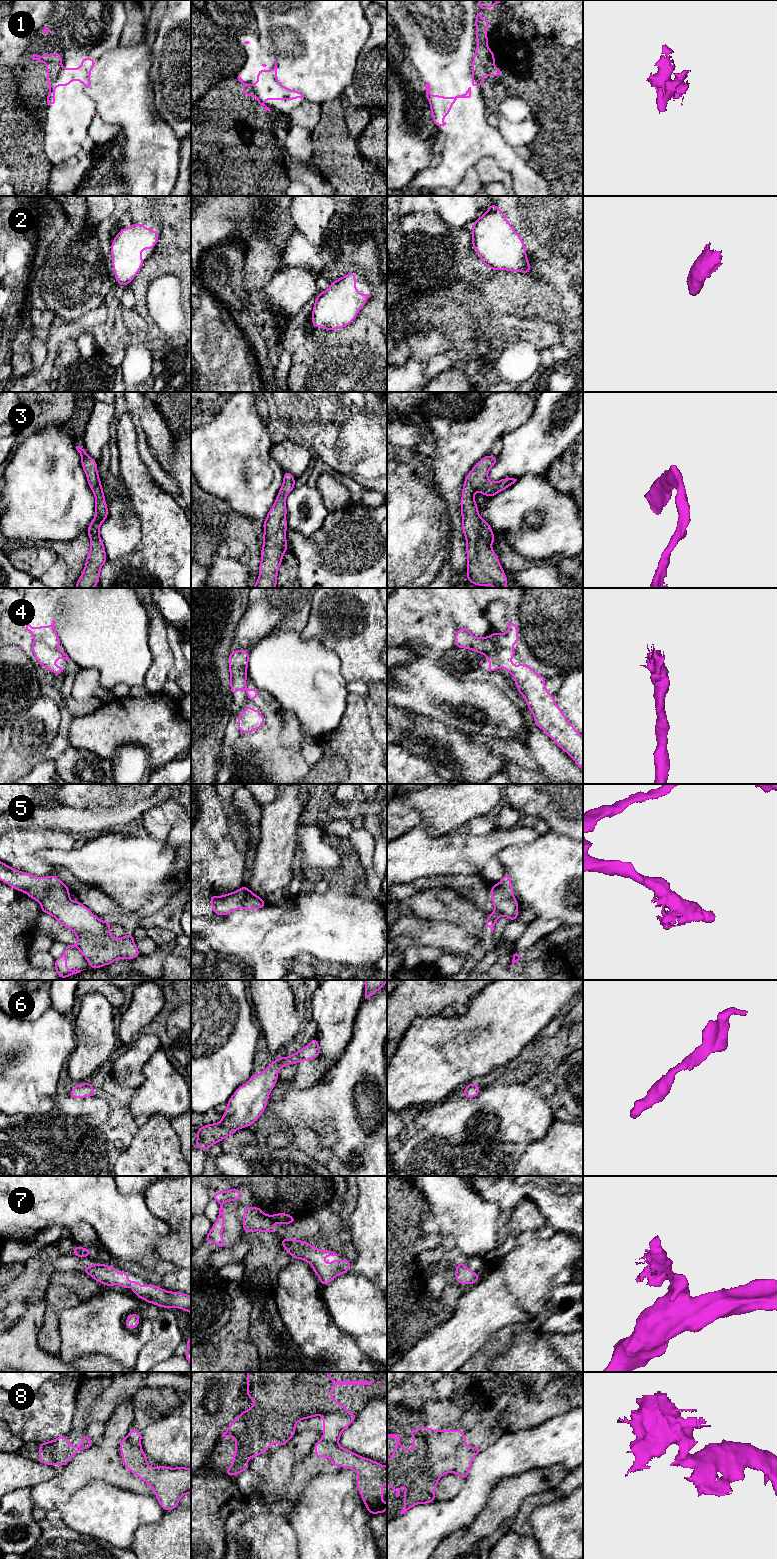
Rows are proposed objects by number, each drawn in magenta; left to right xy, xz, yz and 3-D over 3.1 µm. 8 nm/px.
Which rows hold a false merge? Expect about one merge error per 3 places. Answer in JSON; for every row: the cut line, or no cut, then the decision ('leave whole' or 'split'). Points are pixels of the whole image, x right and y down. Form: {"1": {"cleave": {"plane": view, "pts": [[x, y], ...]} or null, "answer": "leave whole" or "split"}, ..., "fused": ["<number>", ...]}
{"1": {"cleave": {"plane": "xy", "pts": [[62, 67], [50, 86]]}, "answer": "split"}, "2": {"cleave": null, "answer": "leave whole"}, "3": {"cleave": null, "answer": "leave whole"}, "4": {"cleave": null, "answer": "leave whole"}, "5": {"cleave": null, "answer": "leave whole"}, "6": {"cleave": null, "answer": "leave whole"}, "7": {"cleave": null, "answer": "leave whole"}, "8": {"cleave": {"plane": "yz", "pts": [[464, 1435], [457, 1449], [457, 1464], [453, 1471]]}, "answer": "split"}, "fused": ["1", "8"]}

